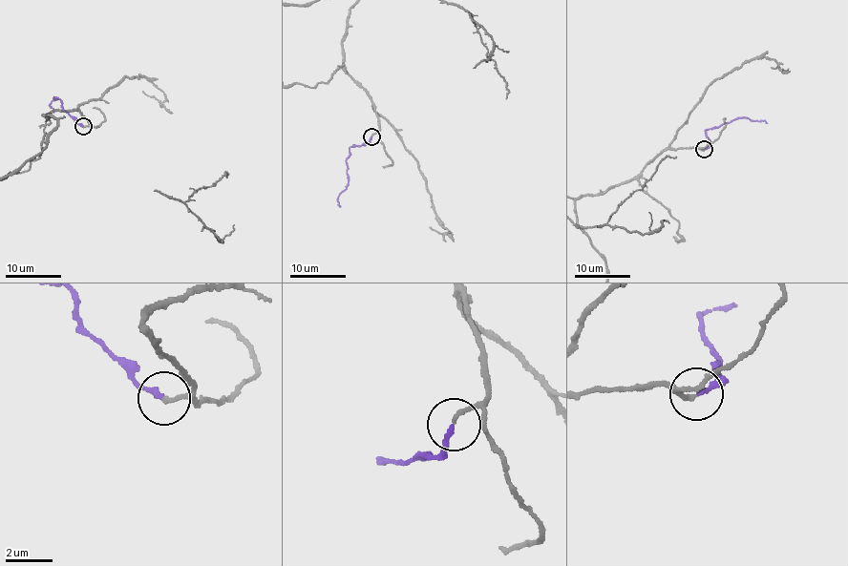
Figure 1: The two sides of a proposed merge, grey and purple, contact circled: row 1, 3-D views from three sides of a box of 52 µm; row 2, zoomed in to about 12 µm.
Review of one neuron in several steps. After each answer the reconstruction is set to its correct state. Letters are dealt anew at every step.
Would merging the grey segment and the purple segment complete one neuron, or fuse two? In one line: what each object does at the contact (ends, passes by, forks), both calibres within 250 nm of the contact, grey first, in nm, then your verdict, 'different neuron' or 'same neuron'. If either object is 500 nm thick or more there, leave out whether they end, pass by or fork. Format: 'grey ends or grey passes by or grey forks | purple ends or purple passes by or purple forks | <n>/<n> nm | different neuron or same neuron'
grey ends | purple ends | 180/180 nm | same neuron

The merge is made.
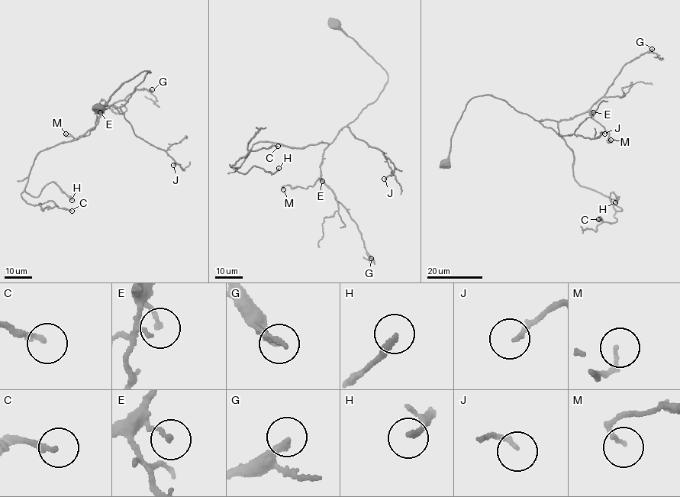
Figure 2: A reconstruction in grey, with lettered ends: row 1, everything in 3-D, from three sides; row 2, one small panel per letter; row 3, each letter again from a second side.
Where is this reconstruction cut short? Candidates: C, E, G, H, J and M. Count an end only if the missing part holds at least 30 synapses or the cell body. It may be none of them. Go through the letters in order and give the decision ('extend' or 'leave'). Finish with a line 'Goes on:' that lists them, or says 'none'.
C: extend
E: leave
G: extend
H: extend
J: leave
M: leave
Goes on: C, G, H

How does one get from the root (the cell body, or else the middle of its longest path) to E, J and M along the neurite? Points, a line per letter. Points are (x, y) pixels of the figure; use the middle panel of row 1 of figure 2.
E: (335, 24), (378, 63), (388, 80), (378, 97), (343, 127), (326, 147), (320, 166), (322, 181)
J: (335, 24), (388, 75), (378, 97), (346, 126), (354, 137), (377, 148), (393, 164), (391, 174), (384, 179)
M: (335, 24), (378, 63), (388, 80), (378, 97), (326, 147), (315, 183), (305, 188), (287, 185), (283, 189)

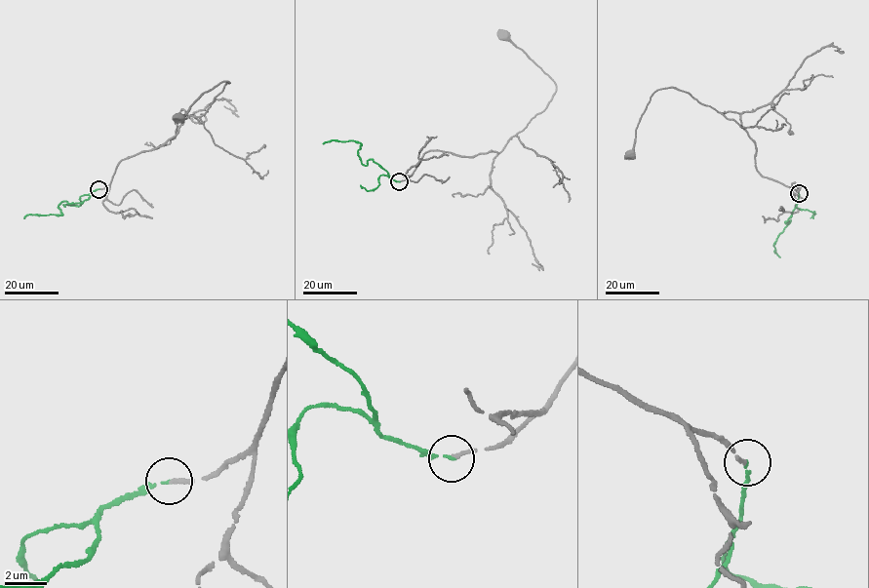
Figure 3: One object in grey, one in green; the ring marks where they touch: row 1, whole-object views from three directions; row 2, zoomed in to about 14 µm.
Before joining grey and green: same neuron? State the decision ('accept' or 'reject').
accept

